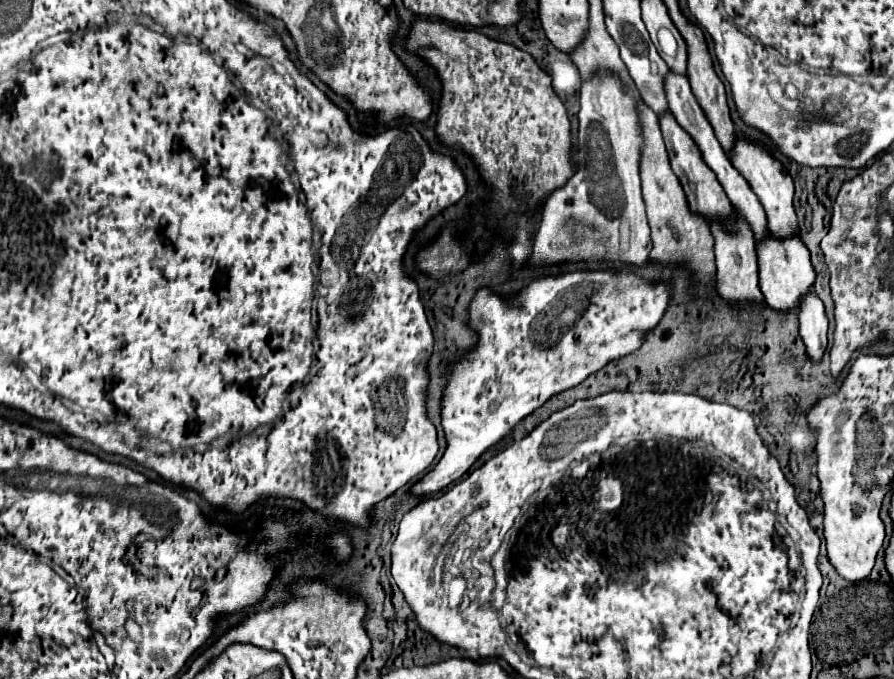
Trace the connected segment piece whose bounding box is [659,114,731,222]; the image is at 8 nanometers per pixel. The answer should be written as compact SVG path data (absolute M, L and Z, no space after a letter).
M665 114L663 118L659 118L659 124L661 124L661 132L663 132L667 152L669 152L669 158L671 158L671 168L677 174L677 178L679 178L683 190L685 190L689 210L695 212L695 214L701 214L707 222L711 222L711 218L719 218L719 216L721 218L731 218L731 202L725 196L721 184L717 182L713 170L703 162L701 152L697 150L691 136L683 134L683 130L677 126L677 122L671 114Z

